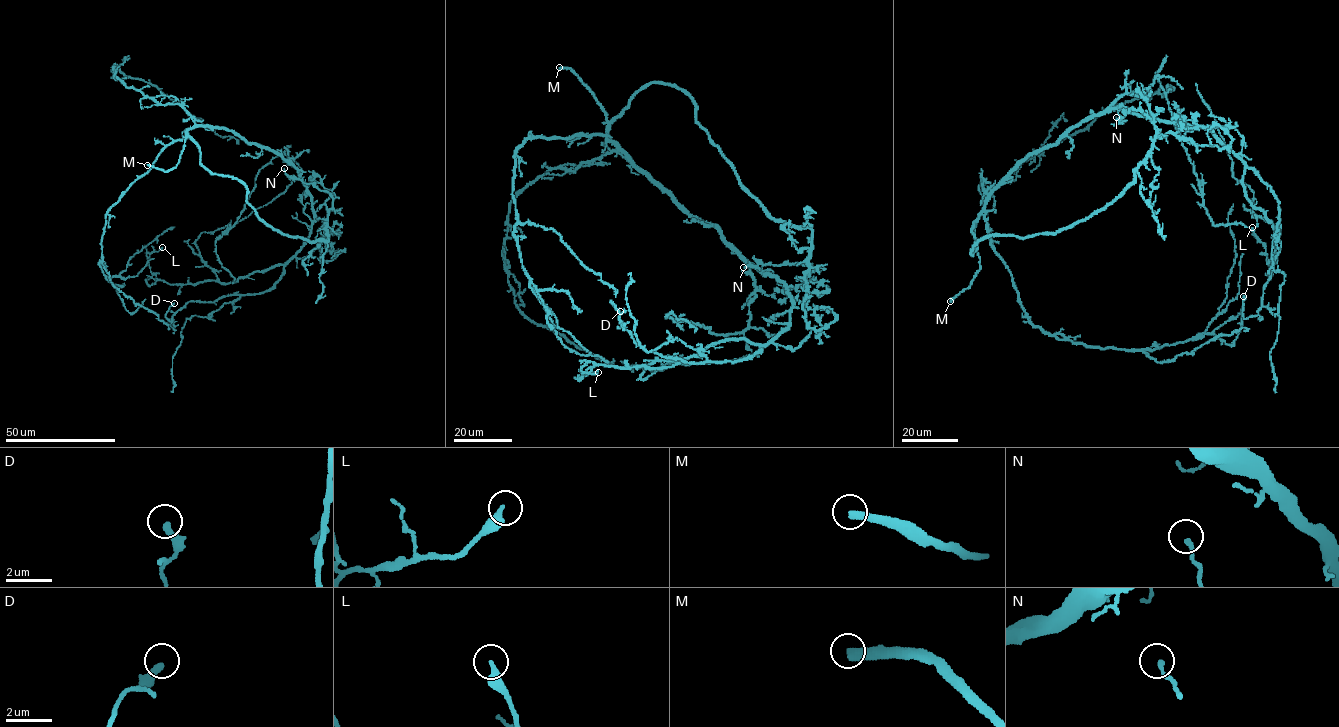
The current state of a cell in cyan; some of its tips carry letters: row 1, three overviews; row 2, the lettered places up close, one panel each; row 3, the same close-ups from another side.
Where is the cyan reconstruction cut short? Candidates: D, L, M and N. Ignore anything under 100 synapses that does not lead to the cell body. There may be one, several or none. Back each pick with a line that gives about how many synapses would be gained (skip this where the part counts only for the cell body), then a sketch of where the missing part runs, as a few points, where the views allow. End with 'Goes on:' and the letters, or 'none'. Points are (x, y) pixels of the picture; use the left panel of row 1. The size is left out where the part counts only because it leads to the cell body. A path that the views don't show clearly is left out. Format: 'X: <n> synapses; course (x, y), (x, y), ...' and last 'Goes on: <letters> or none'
M: course (147, 165), (134, 168), (129, 162), (128, 164)
Goes on: M

